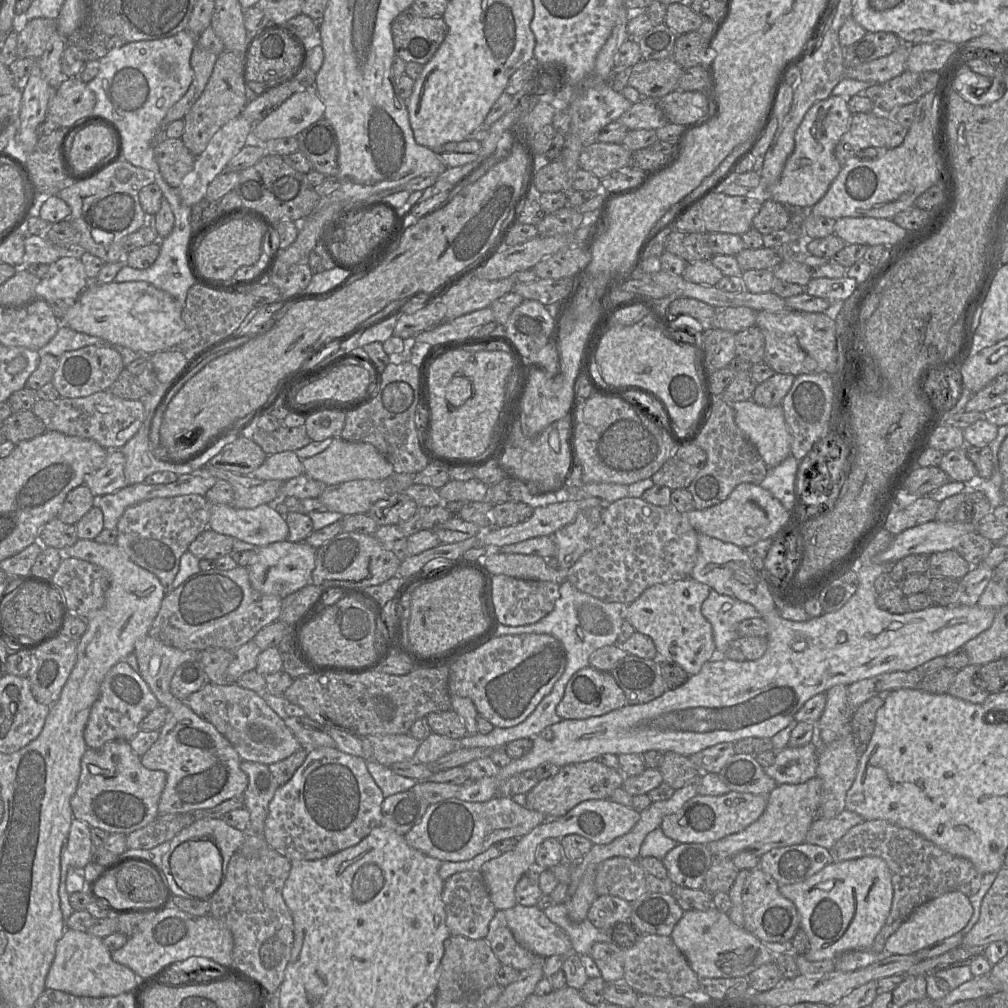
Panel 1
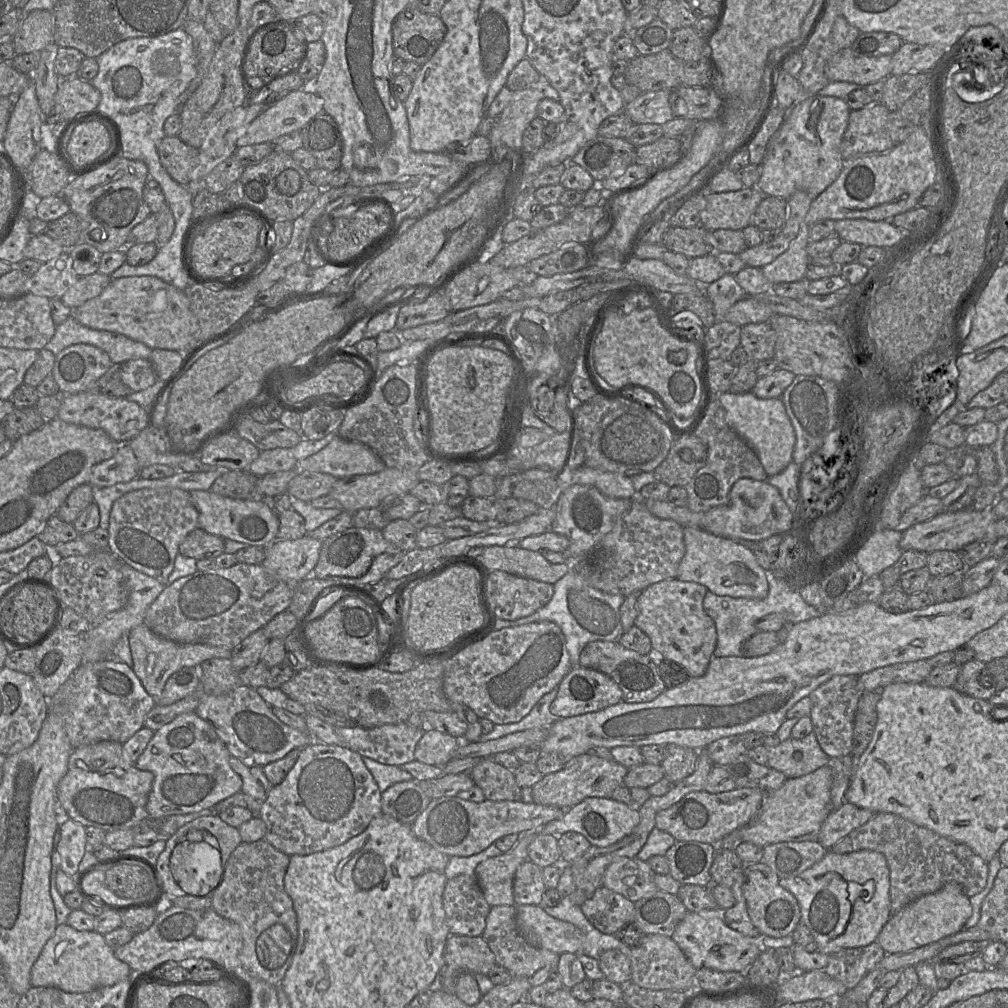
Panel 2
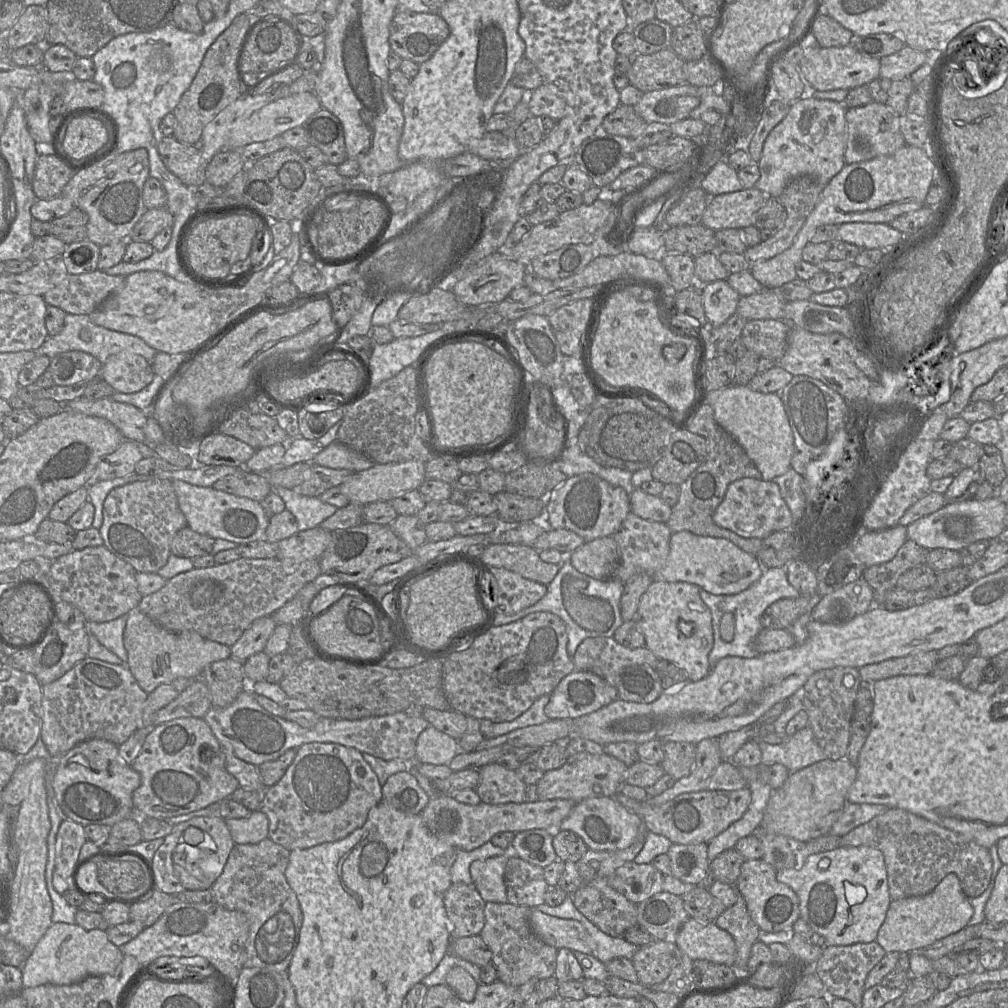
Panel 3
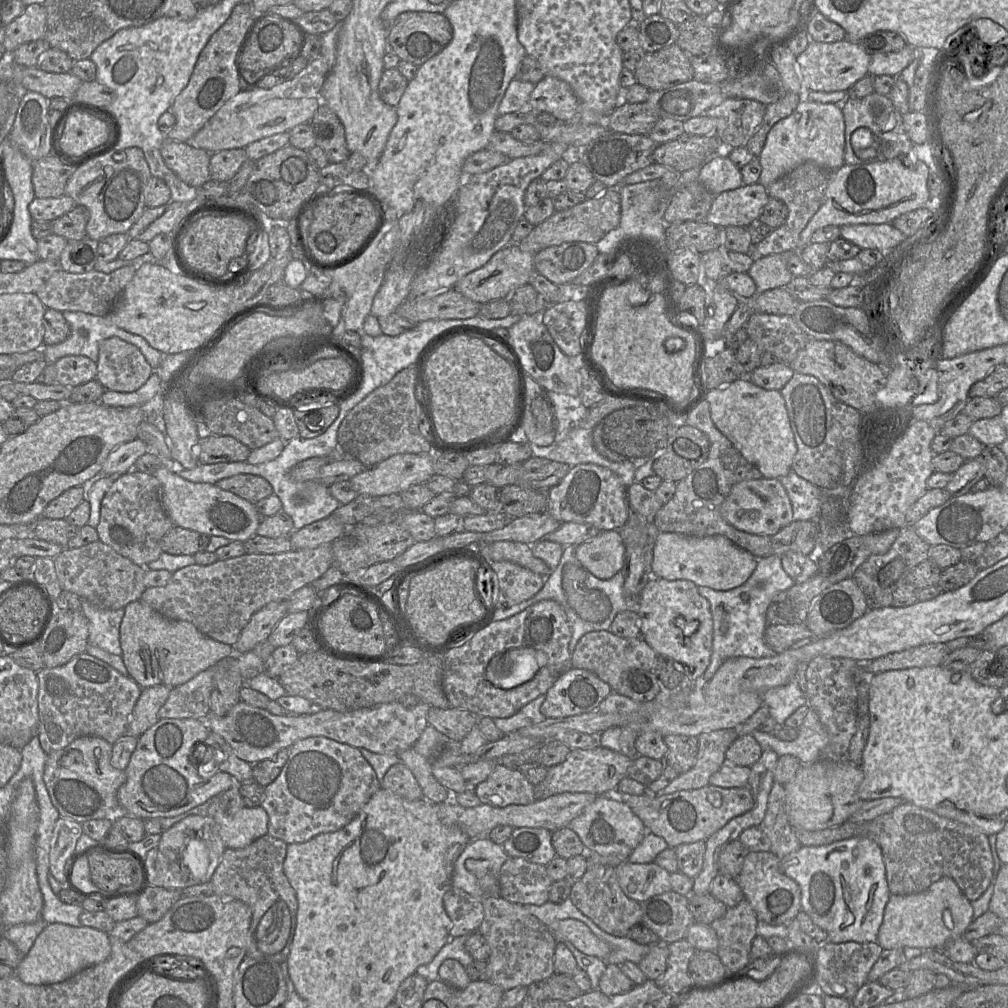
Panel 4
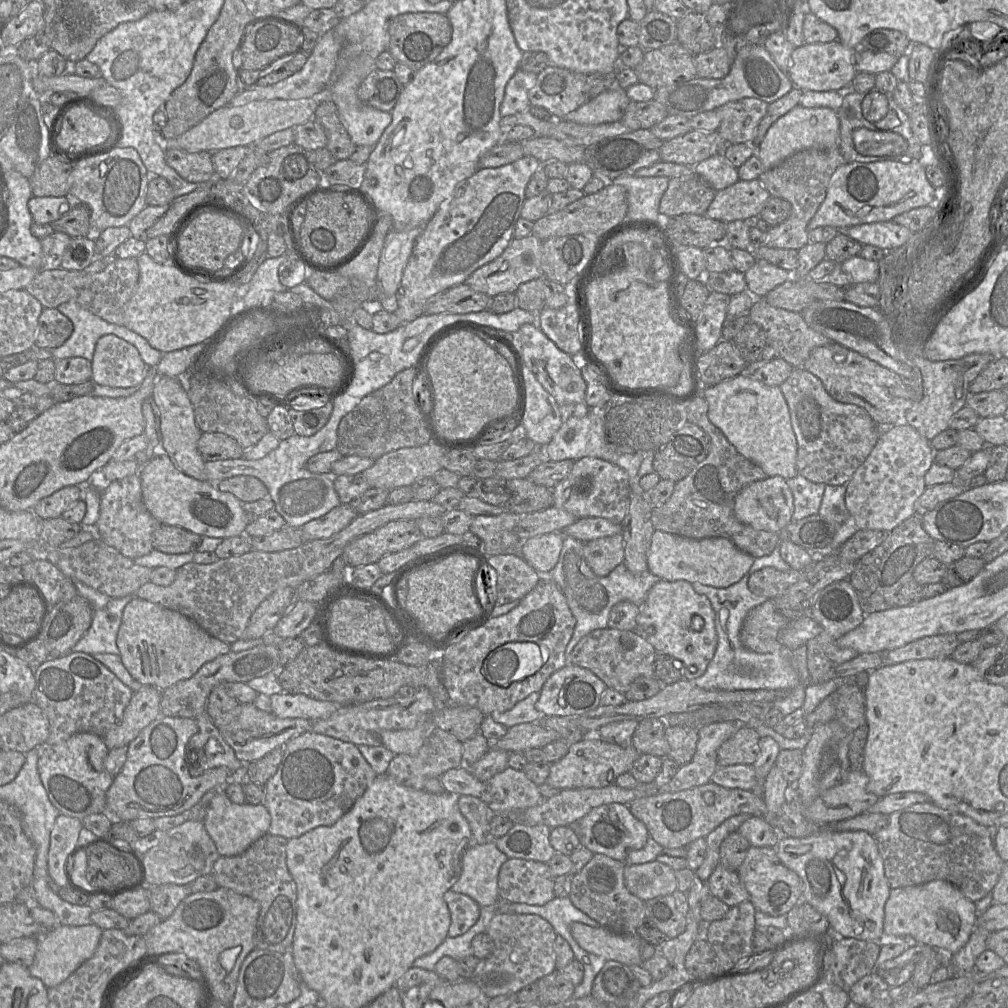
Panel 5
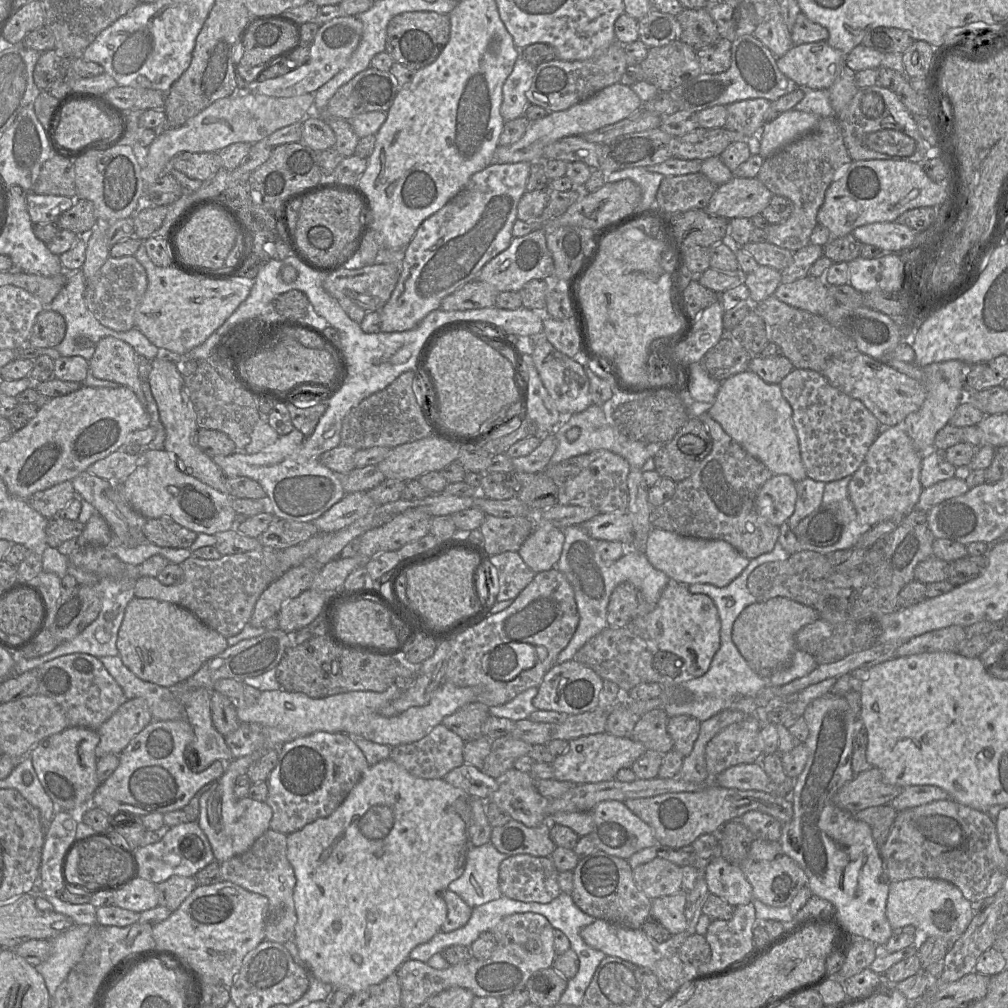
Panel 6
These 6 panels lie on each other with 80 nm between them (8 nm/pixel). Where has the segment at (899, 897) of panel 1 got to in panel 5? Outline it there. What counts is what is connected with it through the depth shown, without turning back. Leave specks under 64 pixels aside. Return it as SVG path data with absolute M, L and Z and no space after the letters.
M931 801L913 804L888 816L888 824L873 836L891 889L921 885L933 880L946 880L958 887L972 902L979 901L992 892L1000 878L1004 861L996 851L988 827L966 815L940 808Z

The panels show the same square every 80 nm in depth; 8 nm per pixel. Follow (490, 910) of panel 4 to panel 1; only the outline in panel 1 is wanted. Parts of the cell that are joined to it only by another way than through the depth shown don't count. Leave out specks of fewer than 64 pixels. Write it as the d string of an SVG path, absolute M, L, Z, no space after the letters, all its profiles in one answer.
M504 910L495 912L485 940L502 965L510 966L519 972L530 968L535 963L544 965L544 957L532 953L516 941L507 924Z

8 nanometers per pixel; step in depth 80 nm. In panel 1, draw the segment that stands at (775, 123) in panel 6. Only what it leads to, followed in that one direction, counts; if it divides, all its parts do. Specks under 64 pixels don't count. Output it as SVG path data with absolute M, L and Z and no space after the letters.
M830 95L816 102L795 132L794 150L784 165L779 181L768 189L761 188L759 194L789 208L810 210L825 195L842 168L835 156L835 148L848 130L851 115L846 97Z

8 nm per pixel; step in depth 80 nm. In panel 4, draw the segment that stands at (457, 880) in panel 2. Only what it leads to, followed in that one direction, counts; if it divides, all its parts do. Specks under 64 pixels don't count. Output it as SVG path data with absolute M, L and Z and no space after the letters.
M454 887L444 894L444 908L451 920L450 938L472 934L479 930L484 918L482 900Z

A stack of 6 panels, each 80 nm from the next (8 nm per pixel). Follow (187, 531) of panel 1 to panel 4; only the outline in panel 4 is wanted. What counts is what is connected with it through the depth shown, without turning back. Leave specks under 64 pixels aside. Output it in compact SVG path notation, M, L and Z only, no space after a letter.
M131 469L120 475L105 493L101 501L100 521L95 529L104 544L133 563L147 568L150 562L158 559L163 553L161 540L173 526L172 520L162 505L162 488L158 479L154 475Z

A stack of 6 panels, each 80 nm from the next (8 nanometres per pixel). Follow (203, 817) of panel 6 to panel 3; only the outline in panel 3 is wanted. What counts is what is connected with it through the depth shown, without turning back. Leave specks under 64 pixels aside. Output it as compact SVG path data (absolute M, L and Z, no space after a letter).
M260 810L251 811L245 818L225 819L235 844L256 844L268 836L269 820Z

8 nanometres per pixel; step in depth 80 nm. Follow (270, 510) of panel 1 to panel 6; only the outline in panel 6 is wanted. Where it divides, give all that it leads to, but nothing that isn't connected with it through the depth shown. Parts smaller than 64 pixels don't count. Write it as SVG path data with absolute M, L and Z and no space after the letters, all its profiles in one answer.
M148 449L140 454L136 469L121 486L128 503L146 519L168 516L197 534L215 535L234 529L236 512L231 506L232 497L187 474L165 449Z

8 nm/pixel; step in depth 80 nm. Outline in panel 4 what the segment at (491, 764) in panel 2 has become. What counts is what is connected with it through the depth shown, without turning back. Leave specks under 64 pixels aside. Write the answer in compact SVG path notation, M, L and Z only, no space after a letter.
M497 764L489 777L478 784L475 794L482 804L503 808L535 802L534 786L521 771Z

